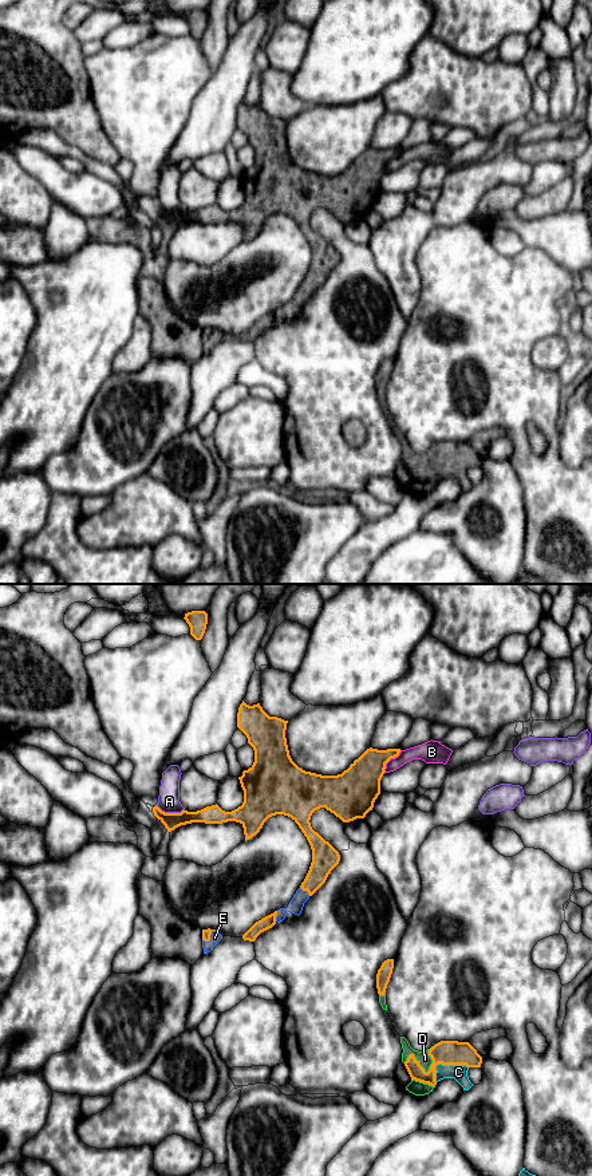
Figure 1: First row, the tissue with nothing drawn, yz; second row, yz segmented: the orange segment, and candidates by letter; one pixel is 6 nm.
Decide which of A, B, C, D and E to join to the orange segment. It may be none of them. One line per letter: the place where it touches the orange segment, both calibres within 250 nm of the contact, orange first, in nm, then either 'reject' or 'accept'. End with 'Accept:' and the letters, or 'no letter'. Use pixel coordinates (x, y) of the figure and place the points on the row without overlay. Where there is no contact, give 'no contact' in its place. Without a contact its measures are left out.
A: yz (170, 213) | 110/130 nm | reject
B: yz (390, 158) | 240/140 nm | reject
C: yz (445, 464) | 140/100 nm | accept
D: yz (423, 470) | 140/80 nm | accept
E: yz (209, 338) | 50/60 nm | accept
Accept: C, D, E

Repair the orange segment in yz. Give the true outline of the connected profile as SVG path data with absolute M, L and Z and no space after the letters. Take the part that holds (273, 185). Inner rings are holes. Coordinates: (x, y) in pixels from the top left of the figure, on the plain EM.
M242 100L240 104L237 127L246 135L248 143L253 147L254 162L248 170L242 171L241 177L238 177L244 190L244 202L237 209L225 212L216 204L197 212L182 210L181 213L165 213L157 205L153 208L154 216L165 225L167 232L192 222L222 224L236 221L244 228L245 241L256 236L264 222L276 214L288 216L299 225L312 249L309 271L287 308L280 308L256 321L242 335L242 339L249 342L254 342L261 332L272 328L276 323L283 321L288 312L299 316L304 303L325 283L331 271L340 261L339 252L312 229L309 222L312 213L320 208L325 208L343 222L364 218L366 214L372 210L374 202L380 194L380 179L386 173L386 163L400 153L400 149L378 150L370 147L342 174L321 175L305 171L299 167L289 155L285 138L287 123L288 121L281 118L269 117L260 103L249 106Z

